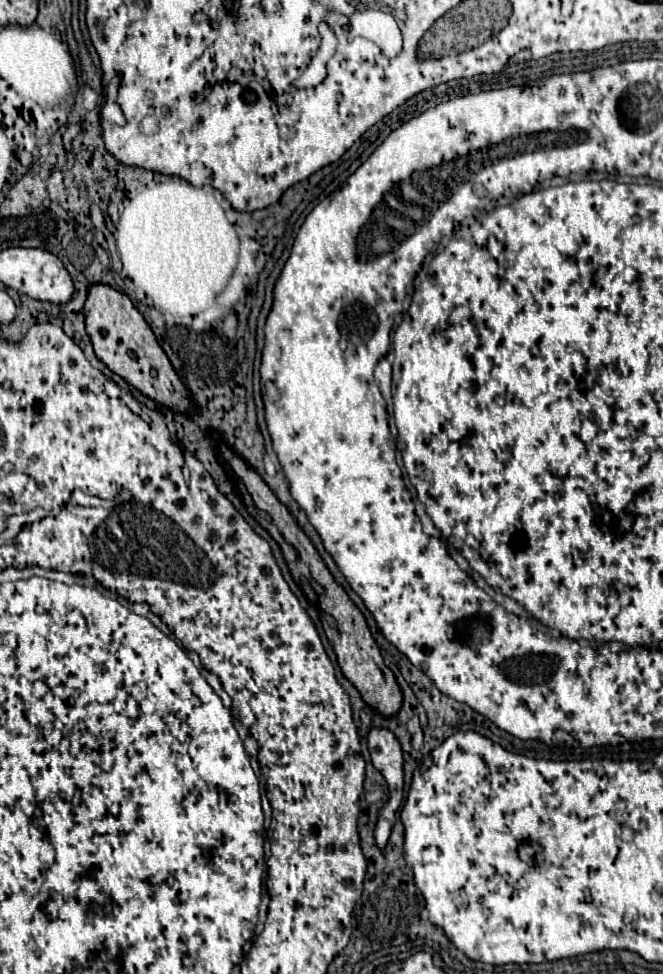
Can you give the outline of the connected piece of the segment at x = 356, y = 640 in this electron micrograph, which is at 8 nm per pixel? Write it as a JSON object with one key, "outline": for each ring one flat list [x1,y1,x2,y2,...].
{"outline":[[221,445,221,447,223,447,223,457,231,463,231,471,239,479,245,479,245,487,247,487,249,497,251,497,251,503,247,505,247,511,279,543,279,547,283,551,283,557,285,557,285,561,291,569,293,579,301,585,309,603,313,603,319,609,325,635,327,635,327,639,331,641,331,645,337,653,337,661,339,661,339,667,341,667,343,675,357,687,363,701,371,709,375,709,383,717,395,717,401,709,403,693,401,693,401,689,395,681,393,671,383,663,383,657,379,653,379,647,377,647,367,623,365,623,365,617,355,607,355,603,349,599,349,595,343,591,343,587,333,579,333,575,329,573,327,565,323,563,321,555,317,553,317,549,313,547,309,537,301,531,301,527,295,523,295,519,291,517,287,507,273,495,273,491,267,487,267,483,243,459,239,459,233,453,233,449,227,449,225,445]]}

